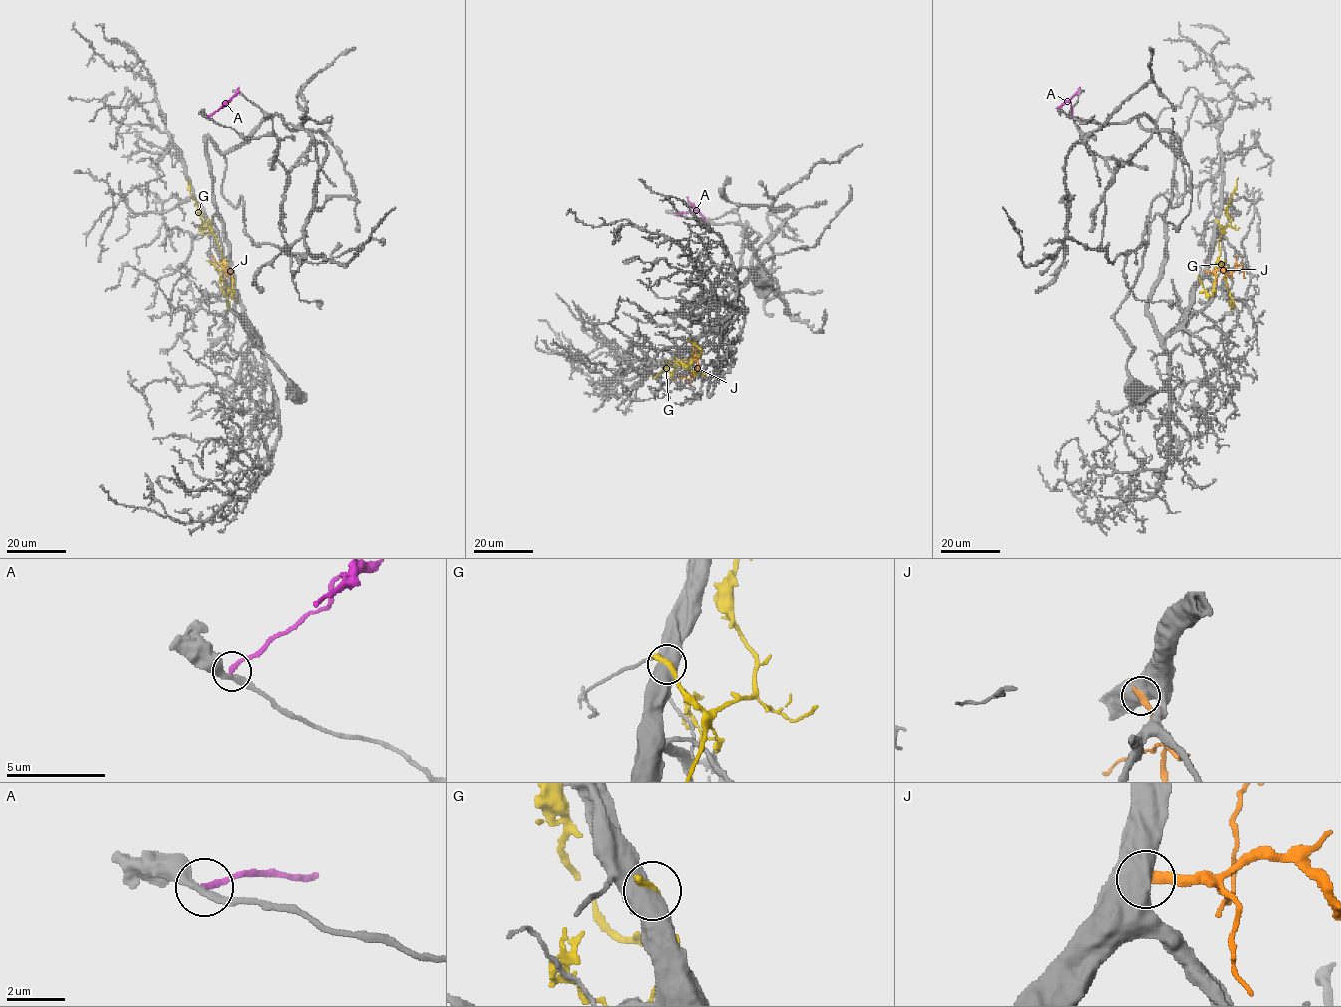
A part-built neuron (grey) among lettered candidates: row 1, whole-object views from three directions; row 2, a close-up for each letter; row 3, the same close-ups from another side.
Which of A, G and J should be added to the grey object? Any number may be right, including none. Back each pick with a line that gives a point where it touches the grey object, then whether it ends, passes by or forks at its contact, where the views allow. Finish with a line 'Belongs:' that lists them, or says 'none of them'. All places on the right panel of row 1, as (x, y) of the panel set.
Belongs: none of them

